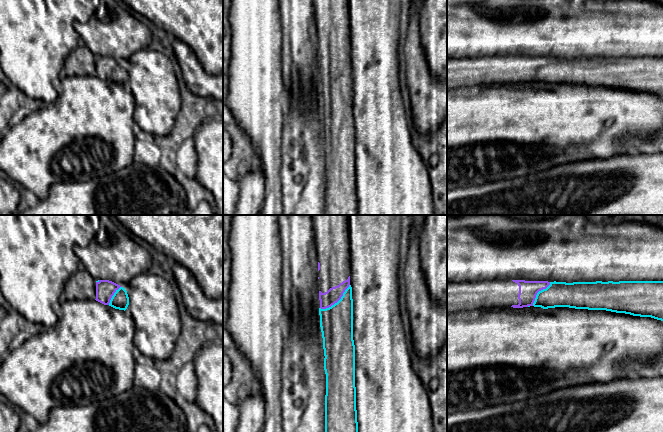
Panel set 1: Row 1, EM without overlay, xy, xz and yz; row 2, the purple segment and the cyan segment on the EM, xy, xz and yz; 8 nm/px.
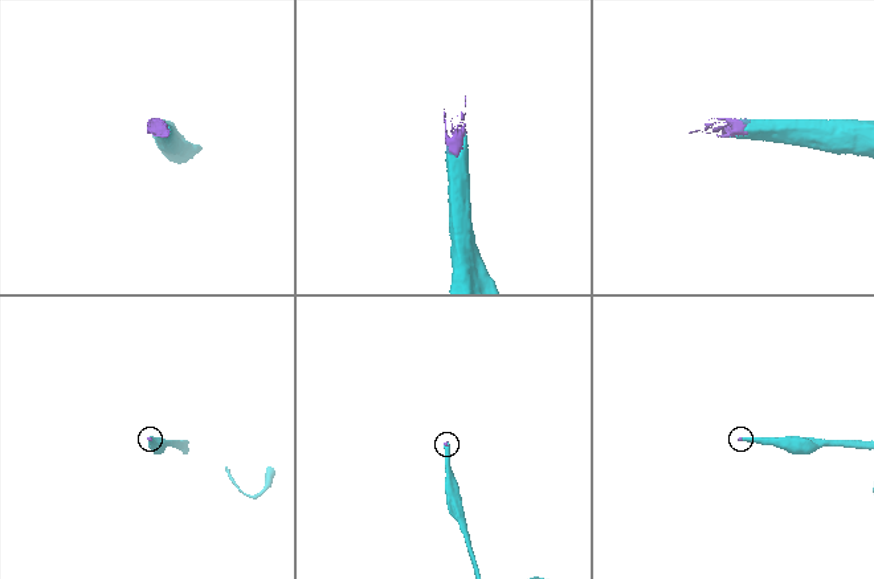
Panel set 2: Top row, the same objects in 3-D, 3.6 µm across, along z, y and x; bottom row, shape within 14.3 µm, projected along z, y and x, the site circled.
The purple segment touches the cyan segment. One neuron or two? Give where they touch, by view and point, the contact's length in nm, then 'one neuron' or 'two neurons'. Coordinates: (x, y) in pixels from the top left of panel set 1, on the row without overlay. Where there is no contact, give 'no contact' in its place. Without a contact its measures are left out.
contact xz (337, 77); length 300 nm; one neuron

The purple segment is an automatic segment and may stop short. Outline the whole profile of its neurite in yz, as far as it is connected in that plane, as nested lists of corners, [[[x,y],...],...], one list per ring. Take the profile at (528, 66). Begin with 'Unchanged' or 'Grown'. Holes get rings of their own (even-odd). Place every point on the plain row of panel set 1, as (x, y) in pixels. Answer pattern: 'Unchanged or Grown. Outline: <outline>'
Grown. Outline: [[[663,57],[447,58],[447,89],[530,82],[606,86],[663,97]]]

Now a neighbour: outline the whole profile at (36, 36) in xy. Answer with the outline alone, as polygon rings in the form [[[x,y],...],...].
[[[0,0],[0,67],[28,98],[52,104],[58,97],[53,81],[59,78],[69,54],[80,43],[75,22],[86,23],[101,0]]]

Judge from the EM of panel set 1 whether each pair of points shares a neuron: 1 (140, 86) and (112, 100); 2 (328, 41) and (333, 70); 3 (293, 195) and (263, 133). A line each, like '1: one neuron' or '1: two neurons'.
1: two neurons
2: one neuron
3: two neurons

